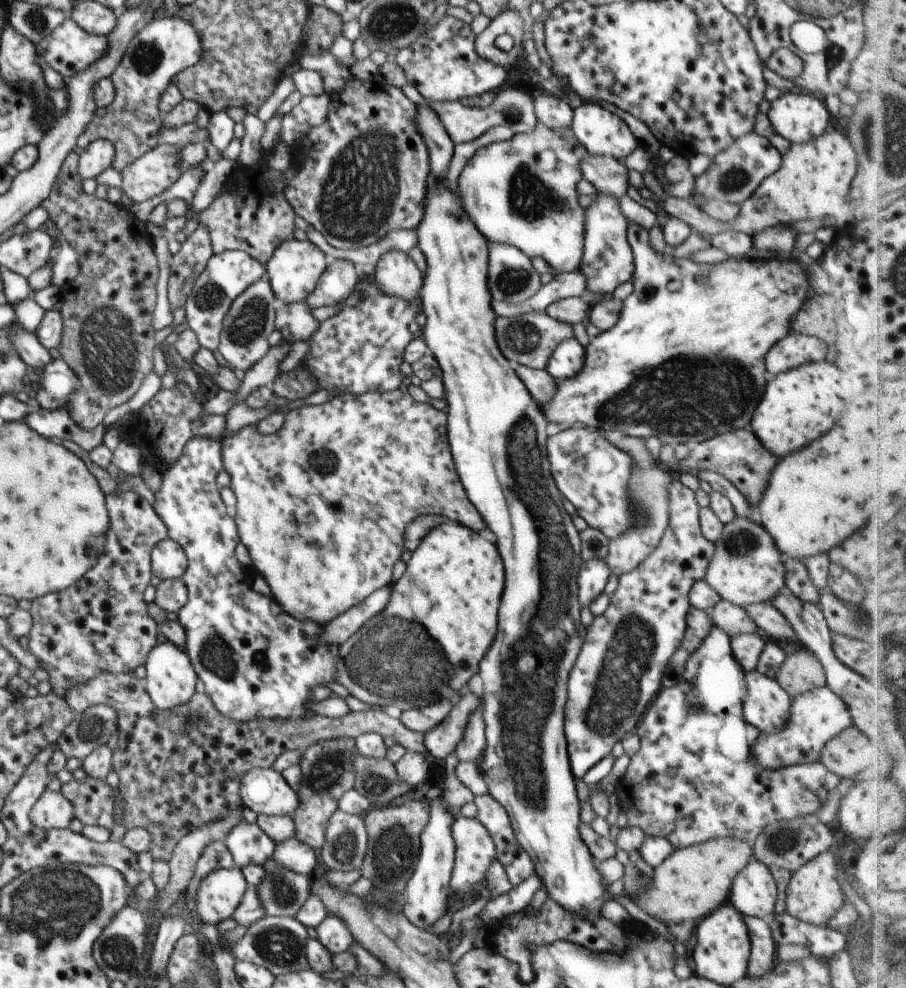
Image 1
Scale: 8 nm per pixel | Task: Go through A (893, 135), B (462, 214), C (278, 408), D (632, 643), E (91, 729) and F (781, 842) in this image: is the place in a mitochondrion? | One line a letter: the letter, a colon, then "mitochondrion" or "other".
A: mitochondrion
B: other
C: other
D: mitochondrion
E: mitochondrion
F: mitochondrion

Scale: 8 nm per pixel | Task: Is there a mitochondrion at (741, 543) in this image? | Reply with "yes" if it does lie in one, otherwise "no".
yes

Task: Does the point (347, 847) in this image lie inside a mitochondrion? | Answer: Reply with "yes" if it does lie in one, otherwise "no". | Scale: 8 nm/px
yes

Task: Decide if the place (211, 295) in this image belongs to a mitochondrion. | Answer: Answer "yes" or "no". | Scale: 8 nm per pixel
yes

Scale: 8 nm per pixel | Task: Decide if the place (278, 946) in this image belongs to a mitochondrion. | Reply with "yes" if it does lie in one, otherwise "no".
yes

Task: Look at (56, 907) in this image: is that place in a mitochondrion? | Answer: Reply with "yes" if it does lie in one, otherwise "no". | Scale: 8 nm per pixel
yes

